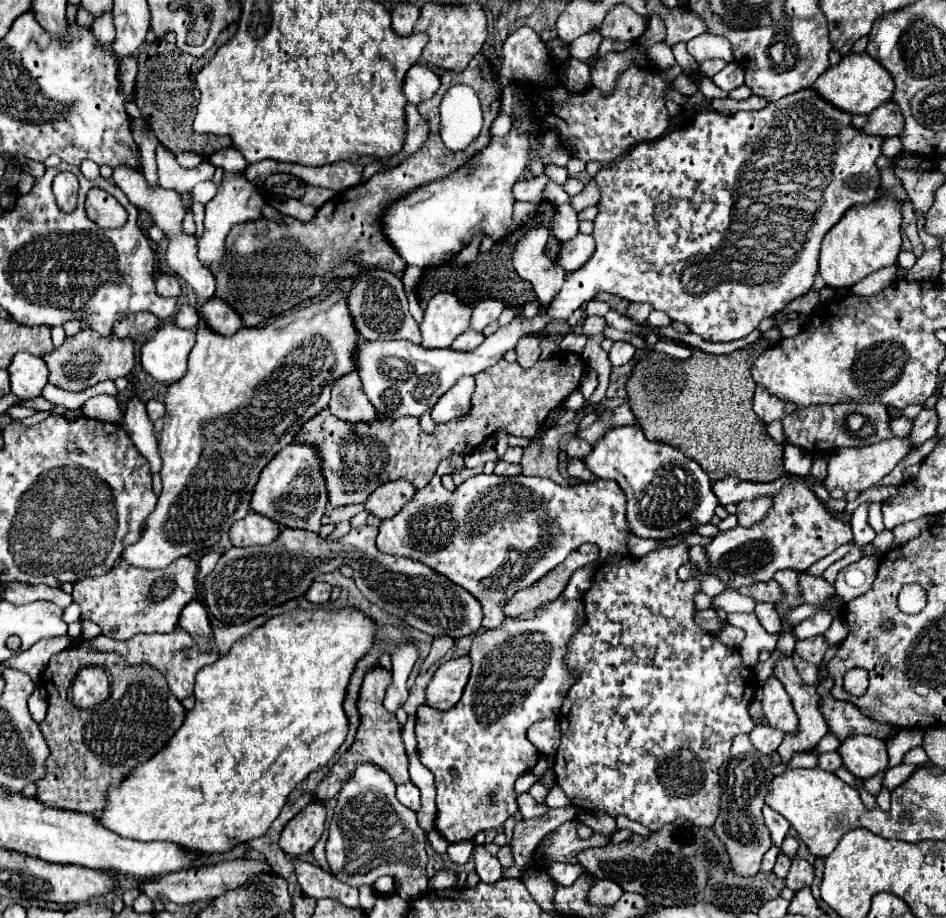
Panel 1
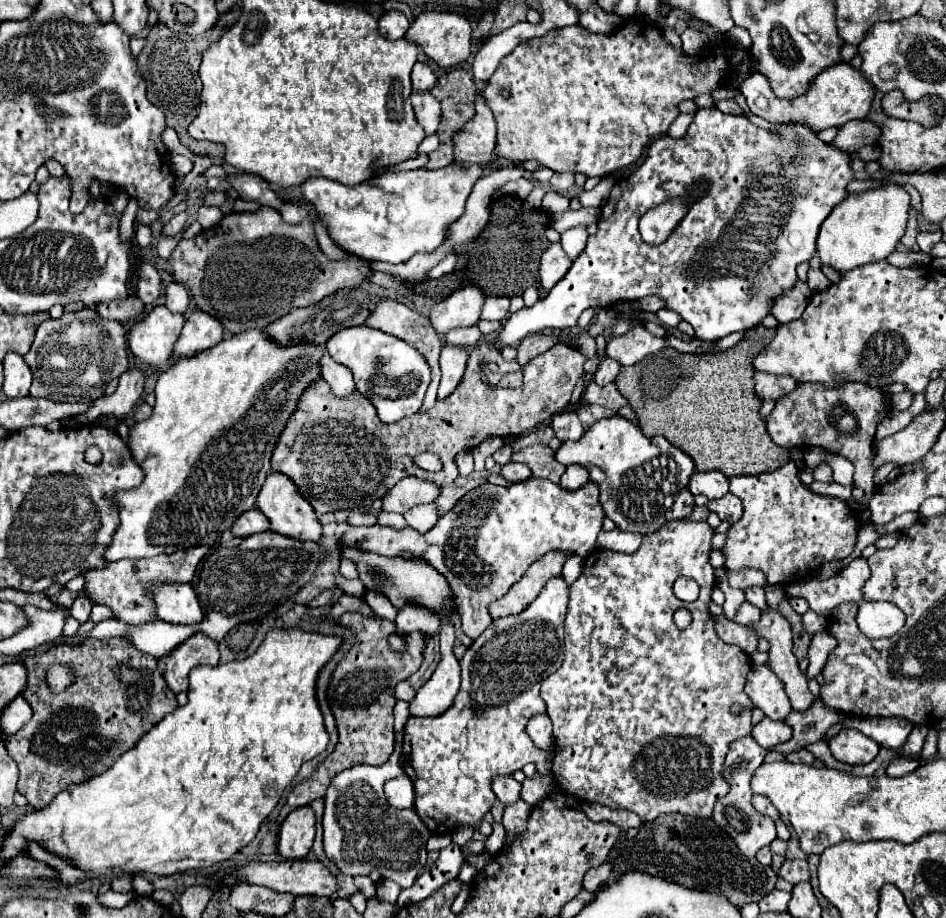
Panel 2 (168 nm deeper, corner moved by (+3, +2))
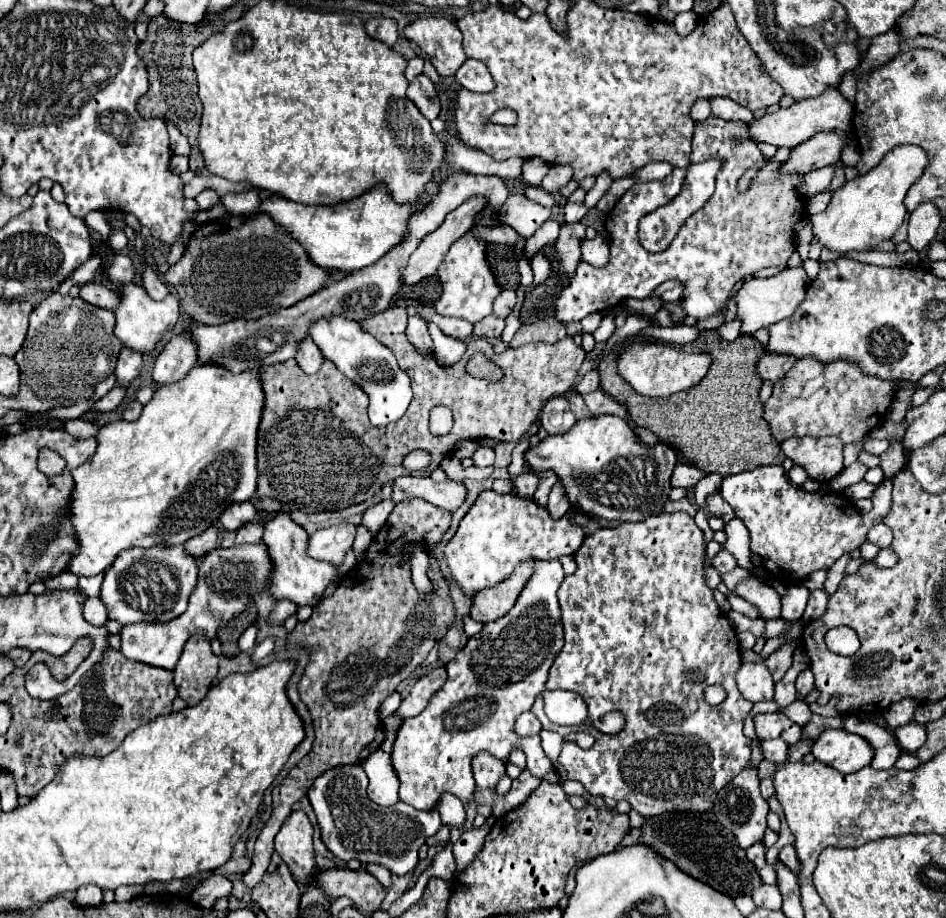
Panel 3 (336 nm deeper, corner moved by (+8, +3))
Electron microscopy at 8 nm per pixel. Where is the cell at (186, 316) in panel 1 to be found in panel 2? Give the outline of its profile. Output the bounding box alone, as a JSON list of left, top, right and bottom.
[165,282,189,314]

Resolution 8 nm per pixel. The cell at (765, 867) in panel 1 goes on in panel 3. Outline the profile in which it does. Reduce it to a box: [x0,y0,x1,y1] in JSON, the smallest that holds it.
[746,843,766,869]

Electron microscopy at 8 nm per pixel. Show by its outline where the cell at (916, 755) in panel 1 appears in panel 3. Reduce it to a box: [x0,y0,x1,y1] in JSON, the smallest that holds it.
[754,713,798,745]

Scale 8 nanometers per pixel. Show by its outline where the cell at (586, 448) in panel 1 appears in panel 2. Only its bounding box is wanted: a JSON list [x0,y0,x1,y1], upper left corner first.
[551,410,585,442]

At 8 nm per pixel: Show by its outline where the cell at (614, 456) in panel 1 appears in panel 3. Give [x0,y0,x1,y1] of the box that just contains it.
[524,415,678,527]

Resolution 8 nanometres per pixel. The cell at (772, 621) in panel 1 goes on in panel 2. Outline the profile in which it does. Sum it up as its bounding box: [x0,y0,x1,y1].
[745,586,767,608]

